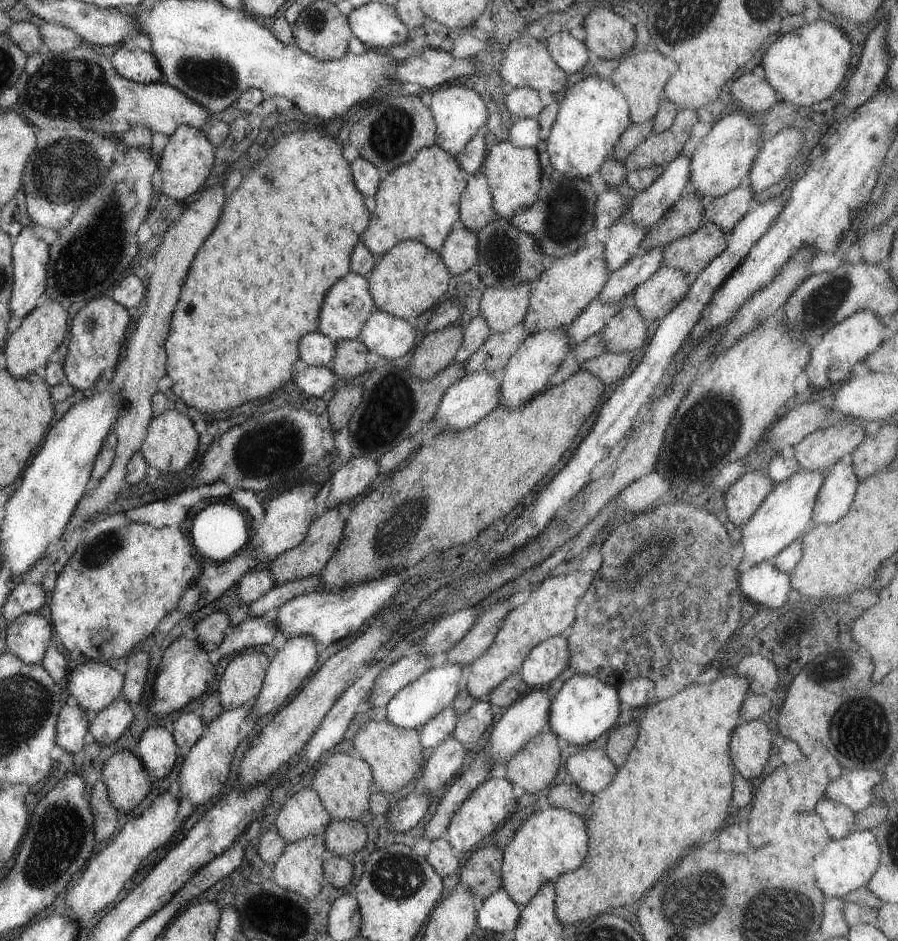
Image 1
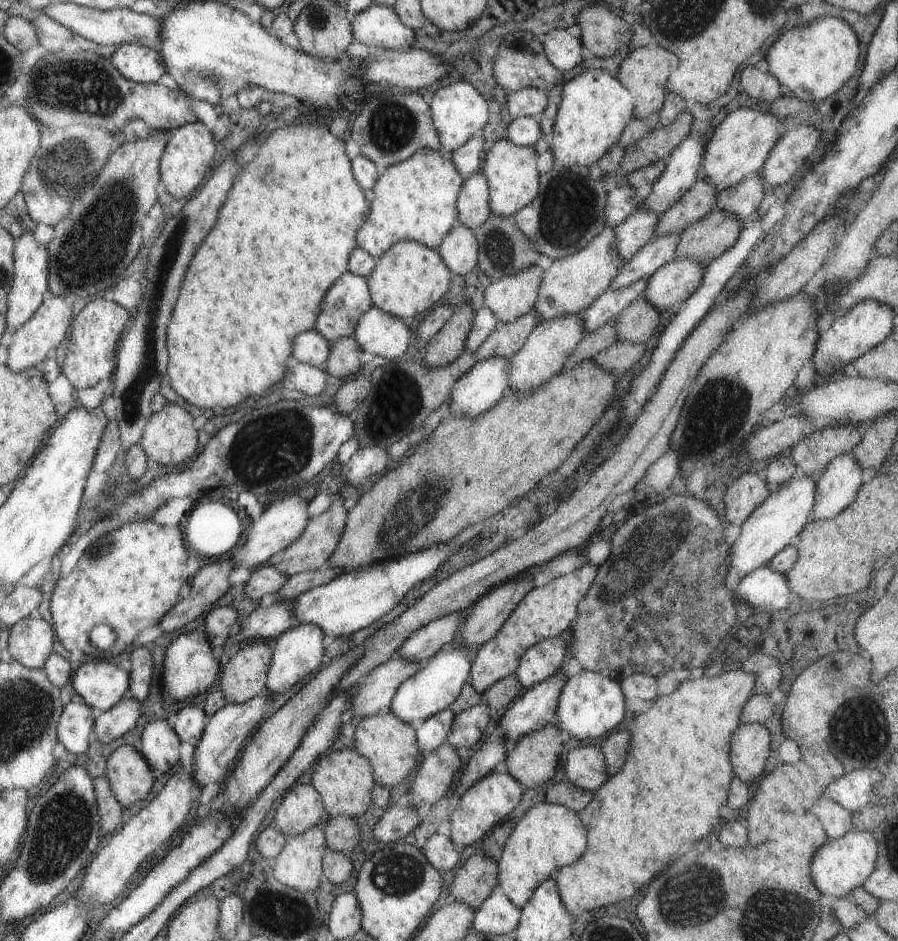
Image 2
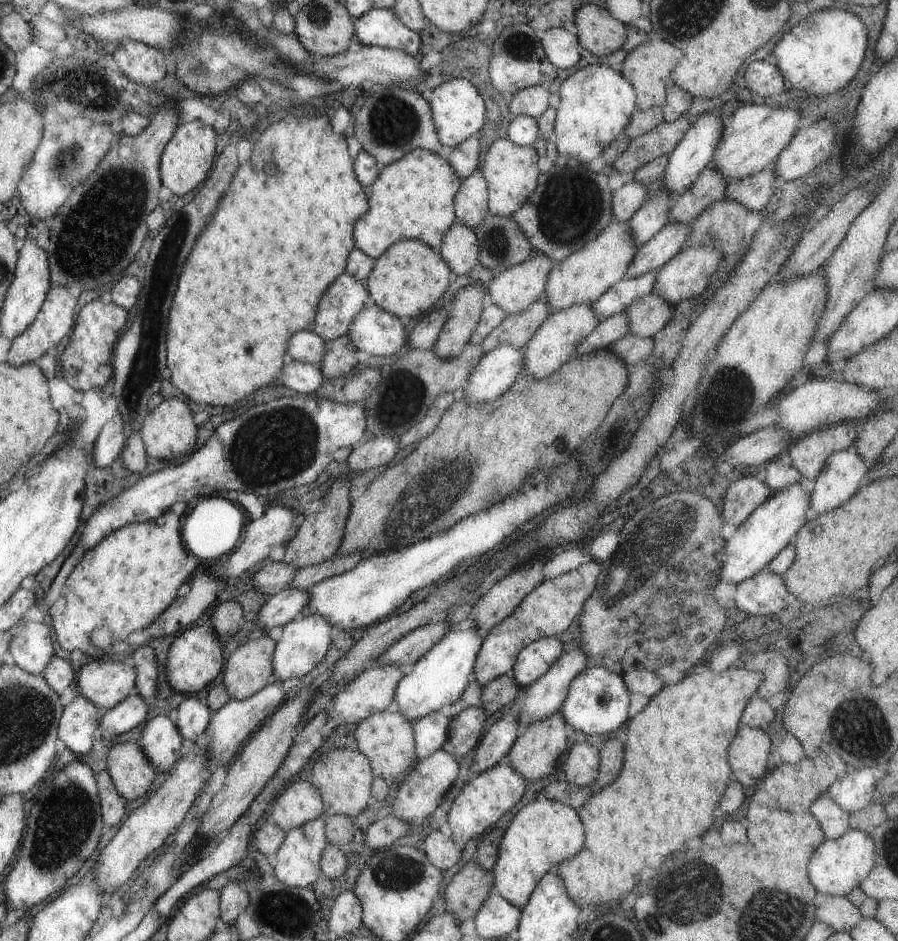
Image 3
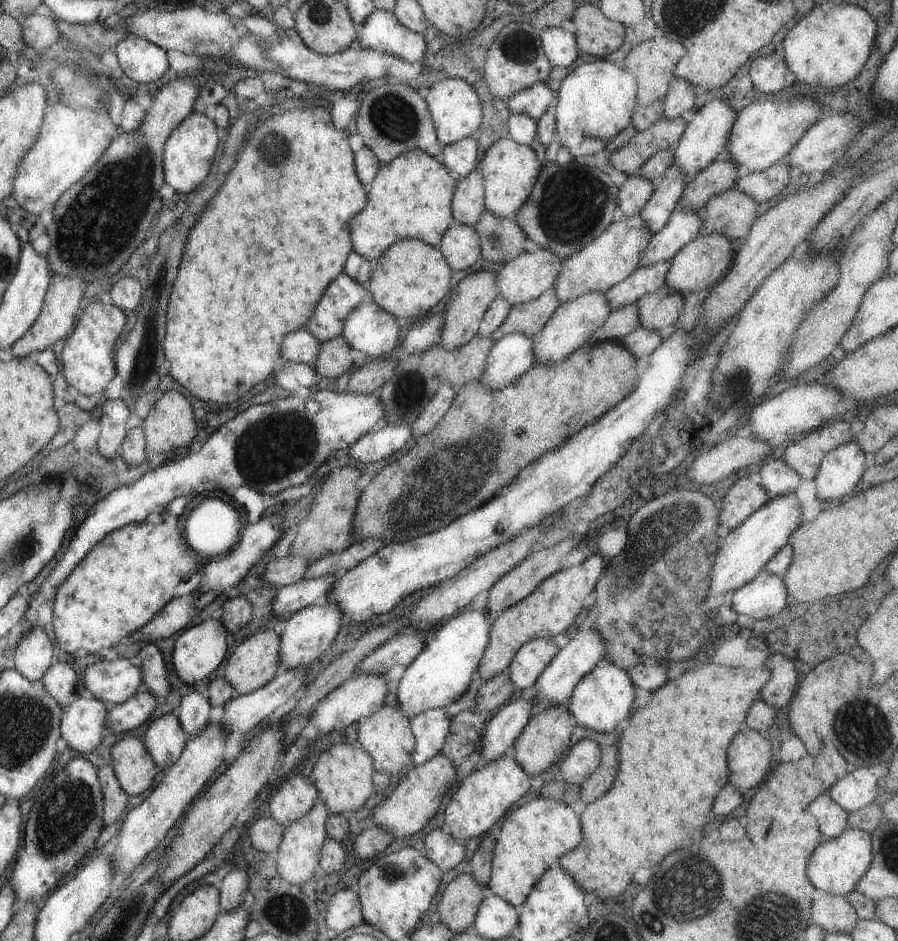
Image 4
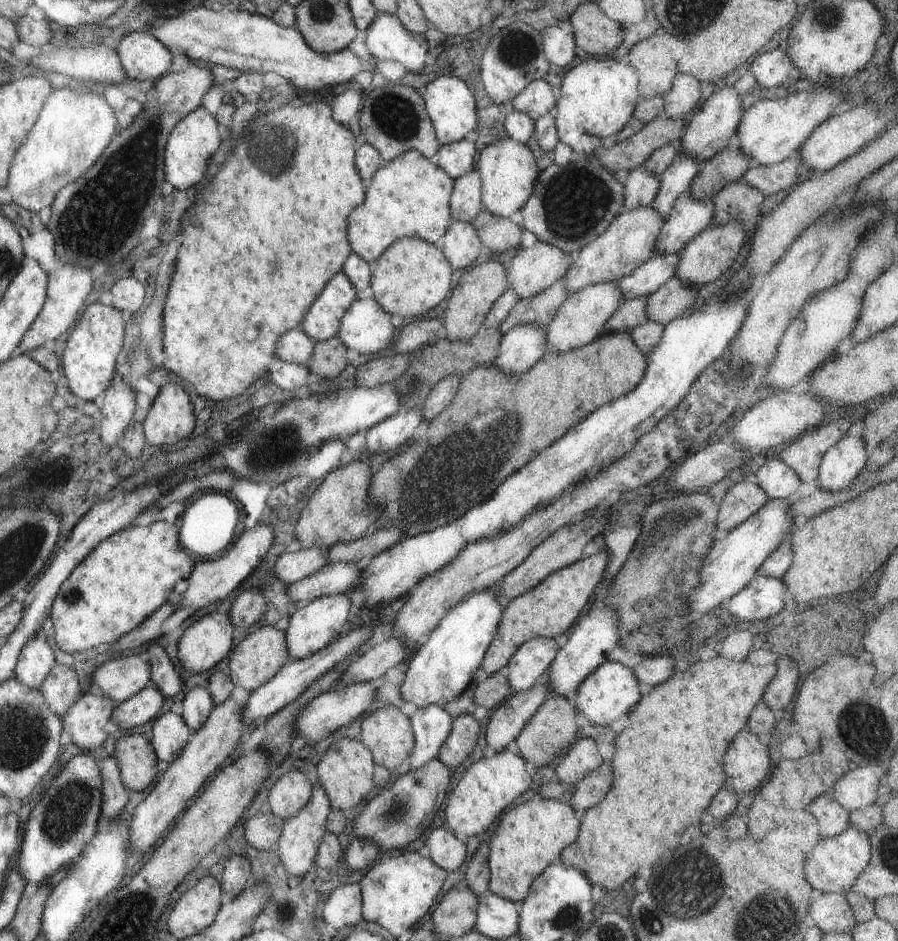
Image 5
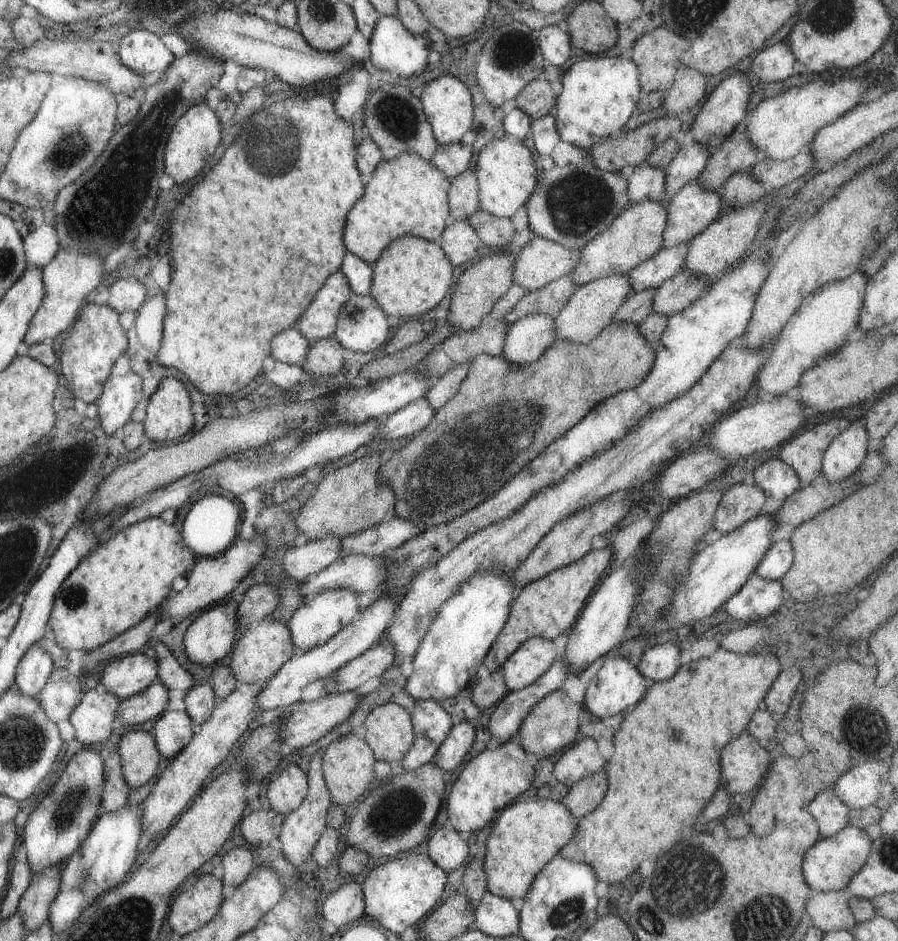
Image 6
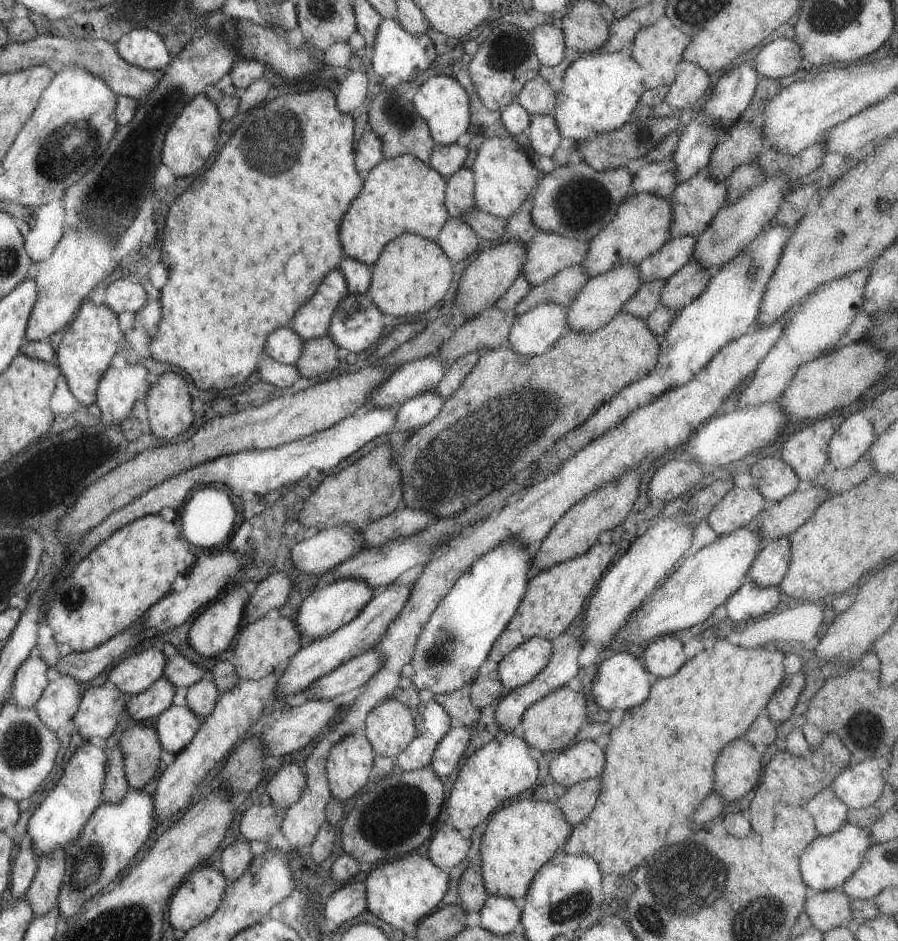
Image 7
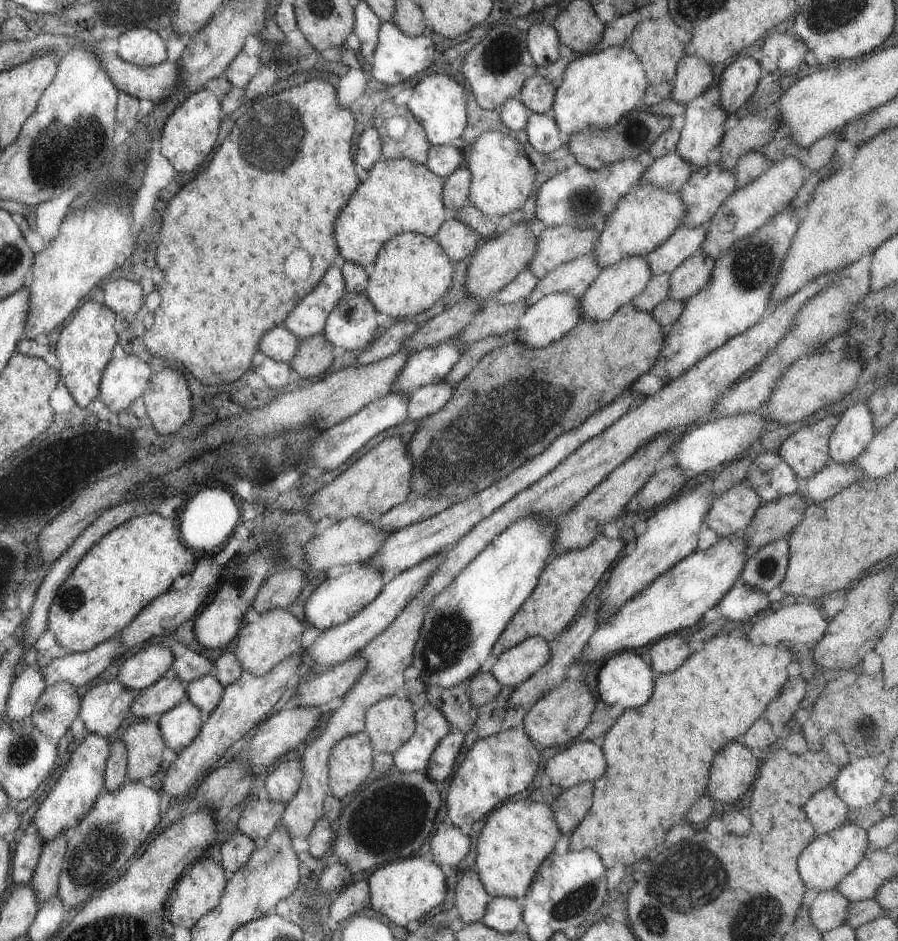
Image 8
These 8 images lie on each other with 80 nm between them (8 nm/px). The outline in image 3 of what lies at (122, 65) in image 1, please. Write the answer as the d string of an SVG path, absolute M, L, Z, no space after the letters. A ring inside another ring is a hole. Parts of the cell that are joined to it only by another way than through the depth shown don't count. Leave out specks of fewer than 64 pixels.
M122 39L111 56L123 77L145 87L155 87L167 72L164 54L147 44Z

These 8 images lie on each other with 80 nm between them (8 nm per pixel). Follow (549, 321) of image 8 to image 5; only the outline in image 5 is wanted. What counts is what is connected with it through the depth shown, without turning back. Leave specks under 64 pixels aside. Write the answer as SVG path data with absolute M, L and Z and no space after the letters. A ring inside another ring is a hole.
M519 324L502 335L494 364L503 374L518 376L537 363L548 350L545 328Z

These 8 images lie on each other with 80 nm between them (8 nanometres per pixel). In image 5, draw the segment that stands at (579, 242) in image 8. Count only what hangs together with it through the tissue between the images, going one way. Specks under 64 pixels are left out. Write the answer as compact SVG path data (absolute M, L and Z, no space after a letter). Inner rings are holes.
M535 240L531 246L518 248L515 256L505 265L505 289L515 292L519 299L527 299L548 288L555 280L560 280L567 272L567 266L574 259L574 254L563 252L547 242Z

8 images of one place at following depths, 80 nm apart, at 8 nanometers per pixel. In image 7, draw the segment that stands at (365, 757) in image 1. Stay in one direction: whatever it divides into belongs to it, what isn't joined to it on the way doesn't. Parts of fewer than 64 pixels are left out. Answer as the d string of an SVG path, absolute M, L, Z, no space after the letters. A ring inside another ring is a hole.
M387 698L387 700L379 702L379 704L368 710L362 726L365 726L364 737L371 745L372 751L375 754L372 762L372 778L380 779L386 777L390 774L391 768L393 768L391 756L396 757L415 736L412 714L404 704L395 699Z

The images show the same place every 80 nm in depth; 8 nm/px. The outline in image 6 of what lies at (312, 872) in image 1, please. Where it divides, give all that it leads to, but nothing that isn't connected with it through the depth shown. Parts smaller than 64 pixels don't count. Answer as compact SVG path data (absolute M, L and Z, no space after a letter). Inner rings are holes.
M323 751L315 752L311 756L309 764L307 764L307 773L305 773L307 793L303 802L297 806L294 810L291 810L289 814L283 818L283 823L280 827L278 839L281 841L281 852L283 856L293 864L293 866L299 866L305 862L305 858L309 857L311 848L315 846L319 834L323 832L323 828L326 826L327 808L332 804L330 800L329 792L325 787L323 776L321 775L321 766Z

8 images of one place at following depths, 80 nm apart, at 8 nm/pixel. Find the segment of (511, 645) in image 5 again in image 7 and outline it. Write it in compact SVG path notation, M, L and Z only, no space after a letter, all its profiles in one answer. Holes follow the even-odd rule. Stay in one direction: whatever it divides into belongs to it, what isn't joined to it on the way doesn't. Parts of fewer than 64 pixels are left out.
M595 543L587 552L572 559L557 563L548 569L532 573L526 582L523 596L511 616L511 620L503 632L495 639L485 657L485 670L495 670L498 662L512 650L515 650L524 640L538 636L545 640L555 639L558 634L565 632L567 626L579 616L585 600L593 592L599 578L609 568L615 558L617 546L613 543Z

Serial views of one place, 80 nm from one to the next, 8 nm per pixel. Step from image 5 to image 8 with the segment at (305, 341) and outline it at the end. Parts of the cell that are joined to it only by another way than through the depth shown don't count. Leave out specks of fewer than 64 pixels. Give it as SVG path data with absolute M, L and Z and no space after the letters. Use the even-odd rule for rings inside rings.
M277 325L265 332L258 342L258 351L266 357L288 363L295 356L299 339L291 334L283 325Z

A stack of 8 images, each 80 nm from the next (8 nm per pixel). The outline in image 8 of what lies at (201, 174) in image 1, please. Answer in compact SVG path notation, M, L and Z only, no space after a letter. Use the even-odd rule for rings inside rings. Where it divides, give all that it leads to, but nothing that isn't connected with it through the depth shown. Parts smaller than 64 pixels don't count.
M199 88L199 90L186 95L186 97L173 109L166 118L160 135L158 145L160 155L178 173L191 172L197 166L203 165L209 154L214 151L215 137L221 122L220 101L211 91Z

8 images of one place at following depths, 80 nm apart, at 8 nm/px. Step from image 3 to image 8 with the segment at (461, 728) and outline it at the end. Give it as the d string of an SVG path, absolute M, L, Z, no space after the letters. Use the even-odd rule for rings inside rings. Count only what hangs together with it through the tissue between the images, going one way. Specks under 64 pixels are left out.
M449 731L432 750L426 767L422 770L441 789L441 784L452 771L452 764L457 763L457 754L461 752L461 745L465 735L459 731Z

